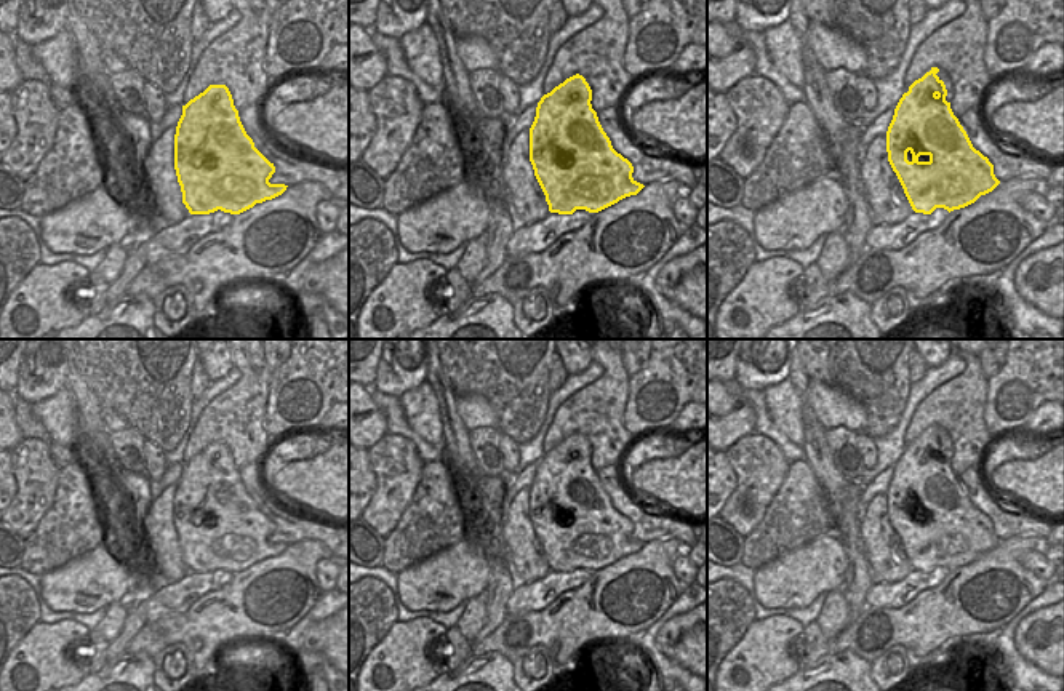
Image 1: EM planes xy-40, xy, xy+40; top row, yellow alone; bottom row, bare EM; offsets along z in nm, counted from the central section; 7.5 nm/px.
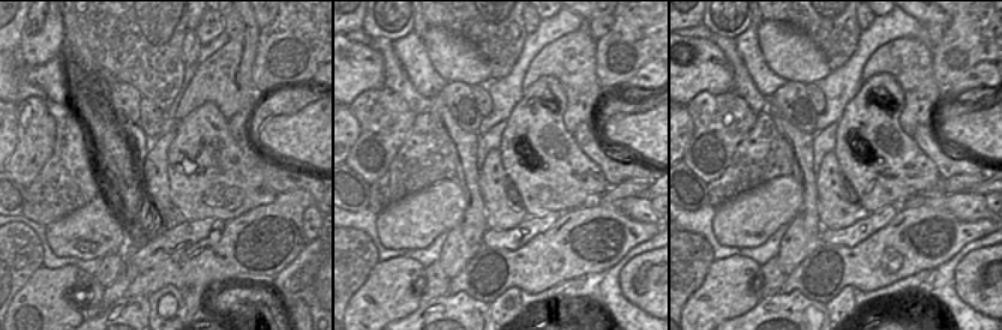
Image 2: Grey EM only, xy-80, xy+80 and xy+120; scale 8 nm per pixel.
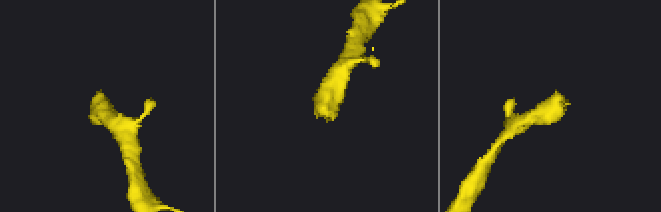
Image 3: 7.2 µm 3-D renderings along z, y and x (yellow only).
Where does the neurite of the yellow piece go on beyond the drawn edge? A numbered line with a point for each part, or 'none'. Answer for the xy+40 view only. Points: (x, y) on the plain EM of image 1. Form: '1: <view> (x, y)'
1: xy+40 (941, 432).

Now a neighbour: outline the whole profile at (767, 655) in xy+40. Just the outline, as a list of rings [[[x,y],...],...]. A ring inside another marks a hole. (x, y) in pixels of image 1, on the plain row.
[[[789,616],[755,619],[722,659],[715,691],[768,691],[797,673],[805,625]]]

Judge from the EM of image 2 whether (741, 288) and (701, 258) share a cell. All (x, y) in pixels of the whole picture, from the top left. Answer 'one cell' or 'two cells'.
two cells

